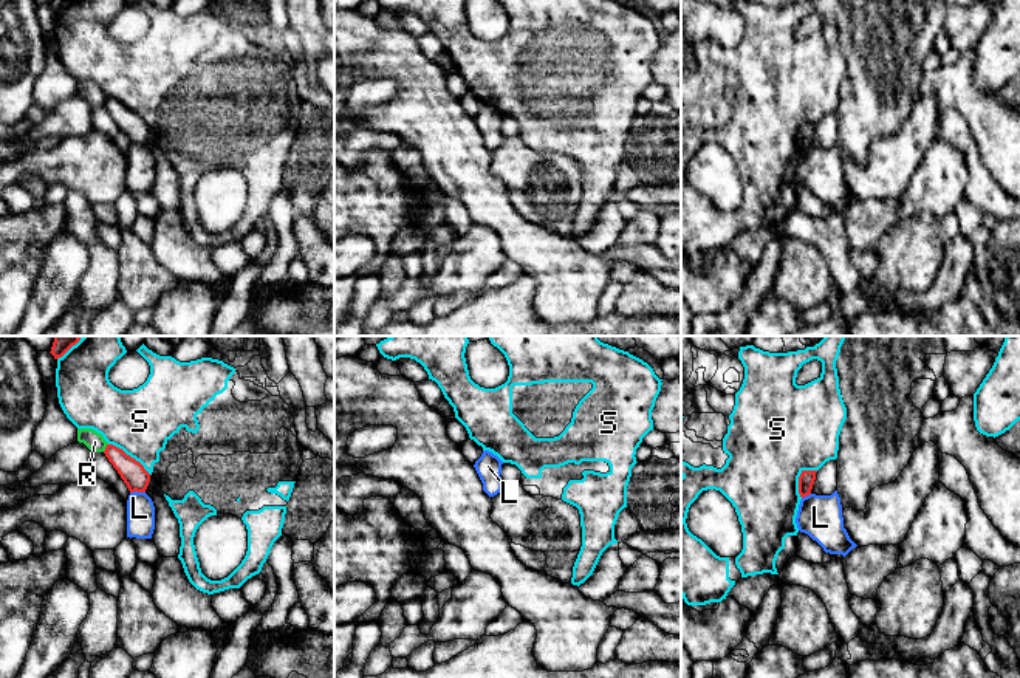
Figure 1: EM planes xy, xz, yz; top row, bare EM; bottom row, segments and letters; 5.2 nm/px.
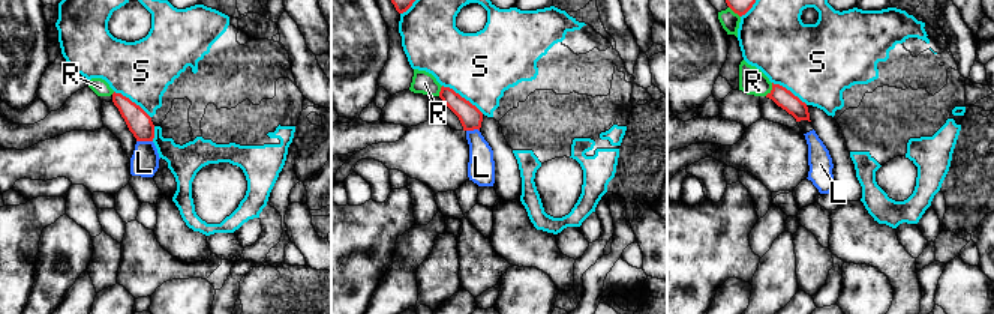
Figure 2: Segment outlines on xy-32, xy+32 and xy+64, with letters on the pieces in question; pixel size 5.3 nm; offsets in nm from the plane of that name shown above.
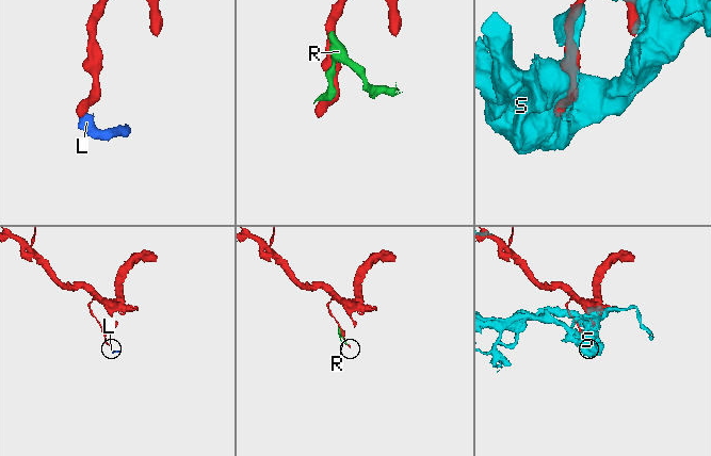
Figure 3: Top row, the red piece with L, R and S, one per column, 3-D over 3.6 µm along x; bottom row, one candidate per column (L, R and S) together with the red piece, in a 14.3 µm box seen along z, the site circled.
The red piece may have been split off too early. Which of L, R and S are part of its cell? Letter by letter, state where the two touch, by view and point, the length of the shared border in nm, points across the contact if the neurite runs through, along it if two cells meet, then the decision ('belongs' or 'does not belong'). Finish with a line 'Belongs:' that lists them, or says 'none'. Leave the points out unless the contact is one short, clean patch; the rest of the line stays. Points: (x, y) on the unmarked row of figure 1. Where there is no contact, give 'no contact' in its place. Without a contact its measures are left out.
L: contact xy (136, 144); length 80 nm; border xy (144, 144), (130, 146); does not belong
R: contact xy (106, 101); length 50 nm; does not belong
S: contact xy (129, 109); length 280 nm; does not belong
Belongs: none

